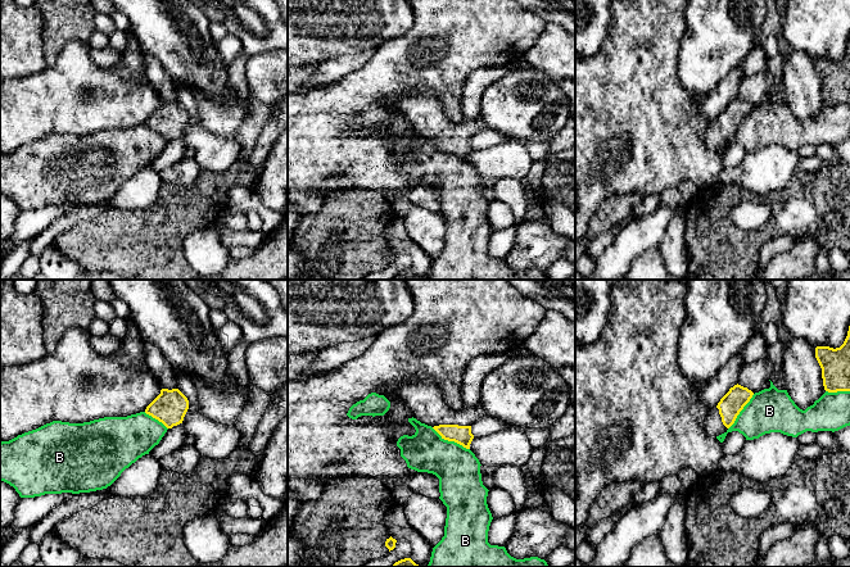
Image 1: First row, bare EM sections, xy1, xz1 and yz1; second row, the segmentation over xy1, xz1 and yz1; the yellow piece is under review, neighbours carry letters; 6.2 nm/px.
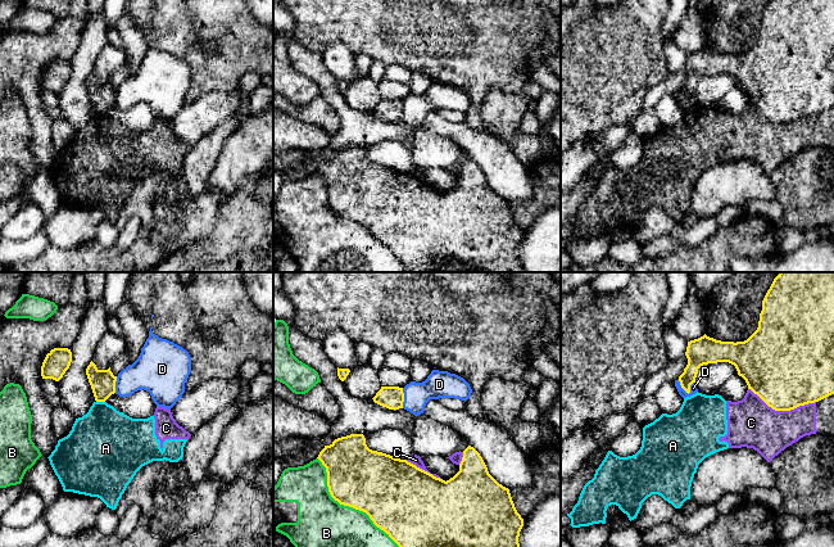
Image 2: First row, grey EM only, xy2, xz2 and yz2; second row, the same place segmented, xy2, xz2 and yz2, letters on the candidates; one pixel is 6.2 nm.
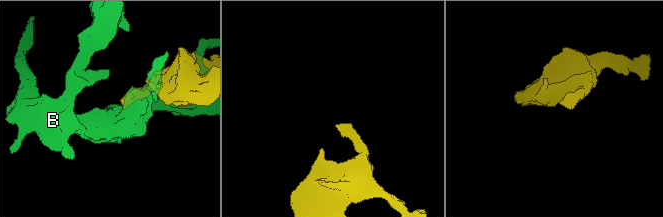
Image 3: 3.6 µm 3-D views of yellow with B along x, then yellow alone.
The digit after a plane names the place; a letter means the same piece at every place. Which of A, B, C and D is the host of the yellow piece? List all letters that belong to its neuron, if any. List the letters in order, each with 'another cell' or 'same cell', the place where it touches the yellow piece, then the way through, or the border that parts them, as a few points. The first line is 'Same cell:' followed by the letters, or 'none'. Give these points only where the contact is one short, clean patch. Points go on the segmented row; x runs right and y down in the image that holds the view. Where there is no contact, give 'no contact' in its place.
Same cell: none
A: another cell | xy2 (100, 401) | along xy2 (96, 401), (104, 402)
B: another cell | xz2 (347, 505)
C: another cell | yz2 (782, 410)
D: another cell | yz2 (681, 387) | along yz2 (678, 379), (688, 394)

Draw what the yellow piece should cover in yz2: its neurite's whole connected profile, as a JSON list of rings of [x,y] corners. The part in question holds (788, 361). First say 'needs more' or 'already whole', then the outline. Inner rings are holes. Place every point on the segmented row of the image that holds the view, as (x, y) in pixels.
already whole; [[[780,272],[762,300],[757,330],[744,342],[721,342],[707,336],[688,342],[688,365],[679,376],[689,394],[698,369],[703,365],[729,362],[735,366],[748,389],[775,411],[790,411],[834,394],[834,272]]]

